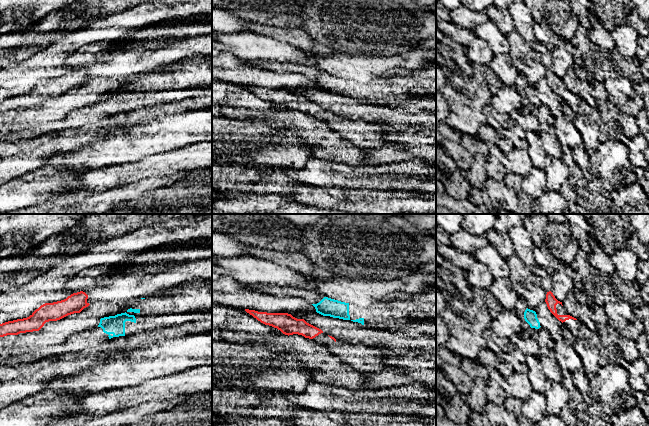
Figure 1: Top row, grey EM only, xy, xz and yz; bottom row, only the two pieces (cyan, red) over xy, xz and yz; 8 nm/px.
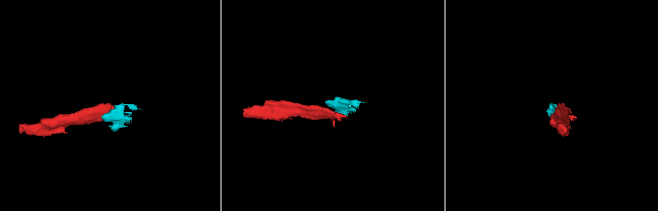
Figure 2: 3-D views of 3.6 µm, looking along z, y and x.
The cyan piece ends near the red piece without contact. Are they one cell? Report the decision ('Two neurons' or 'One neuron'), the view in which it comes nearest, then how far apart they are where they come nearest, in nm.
Two neurons. Closest in yz. Distance 110 nm

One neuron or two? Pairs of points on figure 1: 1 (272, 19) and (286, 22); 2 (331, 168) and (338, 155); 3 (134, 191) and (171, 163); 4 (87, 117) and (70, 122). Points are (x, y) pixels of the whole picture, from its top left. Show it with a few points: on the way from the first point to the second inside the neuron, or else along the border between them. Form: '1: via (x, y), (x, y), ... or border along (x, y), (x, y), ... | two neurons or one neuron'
1: via (275, 19), (283, 19) | one neuron
2: border along (312, 156), (349, 165) | two neurons
3: border along (176, 173), (170, 176), (141, 178), (130, 183) | two neurons
4: via (83, 119), (74, 121) | one neuron

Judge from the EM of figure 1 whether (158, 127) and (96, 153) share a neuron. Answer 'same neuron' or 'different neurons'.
same neuron

